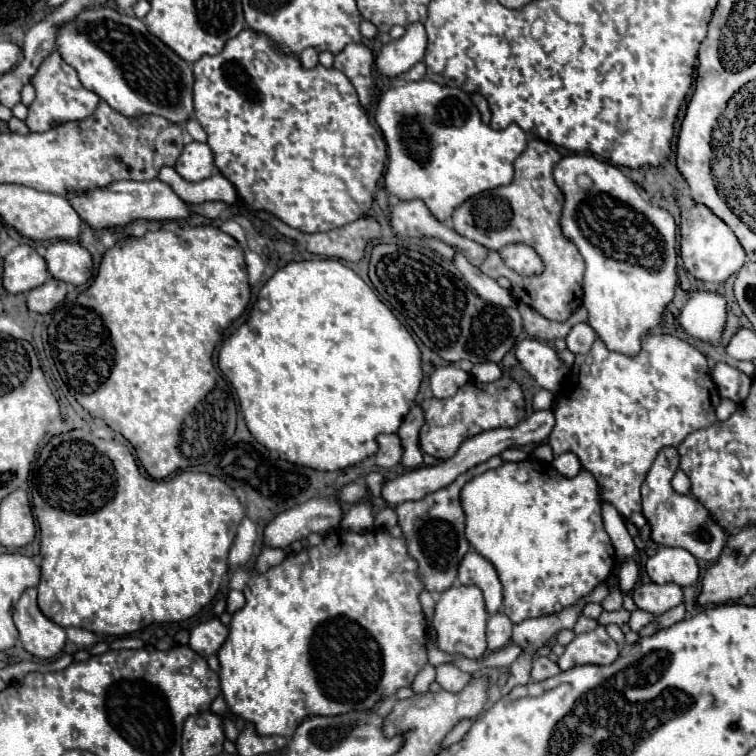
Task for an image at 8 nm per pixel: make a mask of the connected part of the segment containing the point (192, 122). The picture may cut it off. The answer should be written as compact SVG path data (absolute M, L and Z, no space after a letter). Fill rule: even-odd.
M191 117L191 119L185 121L185 129L187 129L189 135L191 135L193 139L197 139L197 141L205 141L205 139L207 139L207 133L201 129L201 123L199 123L195 117Z

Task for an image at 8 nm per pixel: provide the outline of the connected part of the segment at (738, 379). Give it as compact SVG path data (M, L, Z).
M717 363L715 369L711 371L711 377L713 377L721 397L731 399L735 403L741 403L748 397L752 381L739 369L735 369L727 363Z

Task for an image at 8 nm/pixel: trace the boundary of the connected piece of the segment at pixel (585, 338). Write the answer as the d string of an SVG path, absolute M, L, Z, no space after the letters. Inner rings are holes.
M577 323L569 335L565 337L567 341L567 349L571 349L575 355L577 353L587 353L593 345L593 341L597 339L597 333L593 331L593 327L589 323Z

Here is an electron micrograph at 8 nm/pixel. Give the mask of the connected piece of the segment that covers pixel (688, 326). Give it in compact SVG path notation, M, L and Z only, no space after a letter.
M693 291L677 323L689 337L719 345L727 323L727 299L715 291Z

